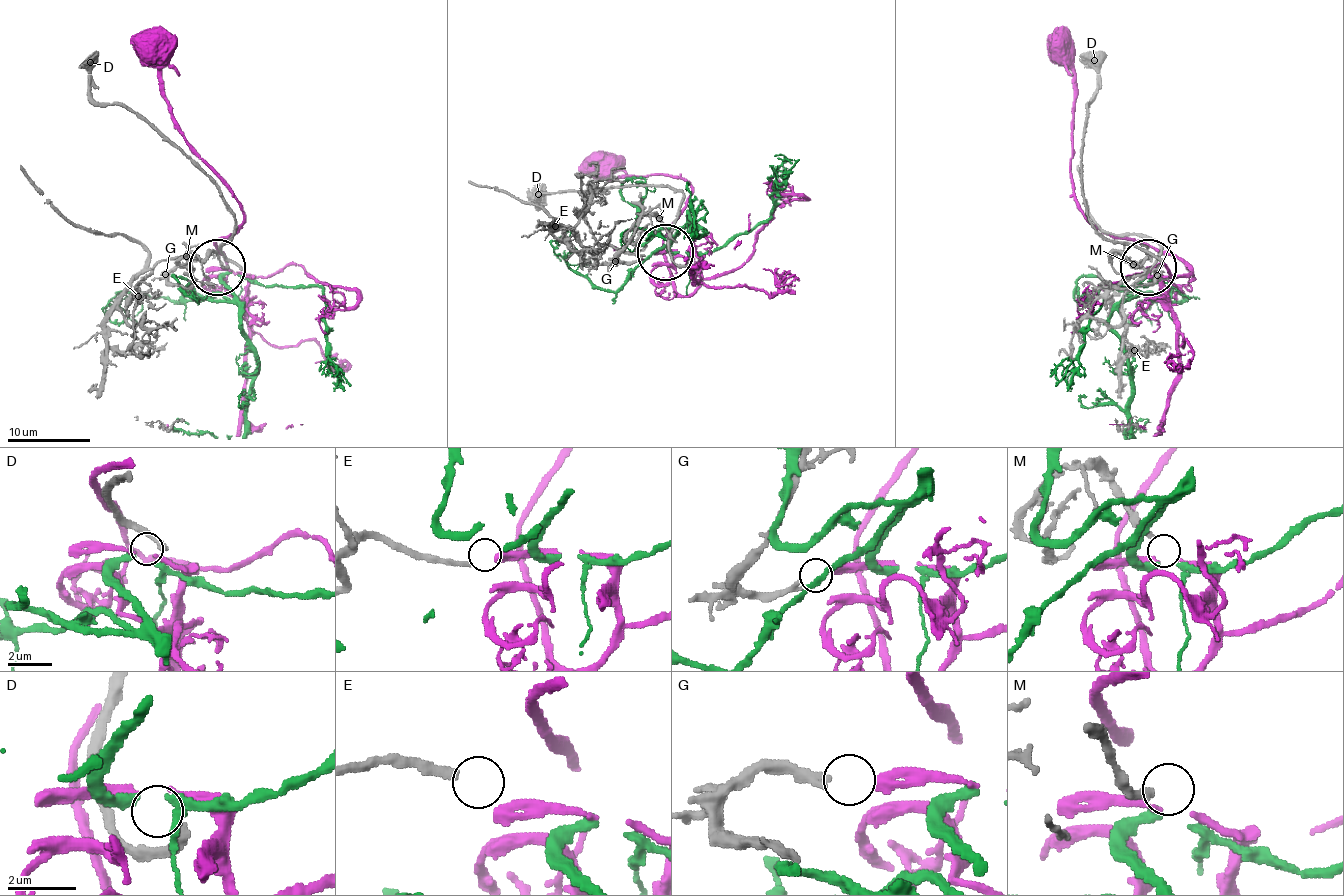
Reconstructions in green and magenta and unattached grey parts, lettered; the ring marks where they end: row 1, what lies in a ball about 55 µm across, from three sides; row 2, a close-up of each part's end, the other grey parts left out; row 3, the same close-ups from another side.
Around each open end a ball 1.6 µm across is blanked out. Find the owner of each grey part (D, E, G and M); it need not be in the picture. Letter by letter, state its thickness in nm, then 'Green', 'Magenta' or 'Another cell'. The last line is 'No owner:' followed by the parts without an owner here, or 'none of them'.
D: Thickness 300 nm. Green
E: Thickness 240 nm. Another cell
G: Thickness 240 nm. Magenta
M: Thickness 240 nm. Another cell
No owner: E, M

